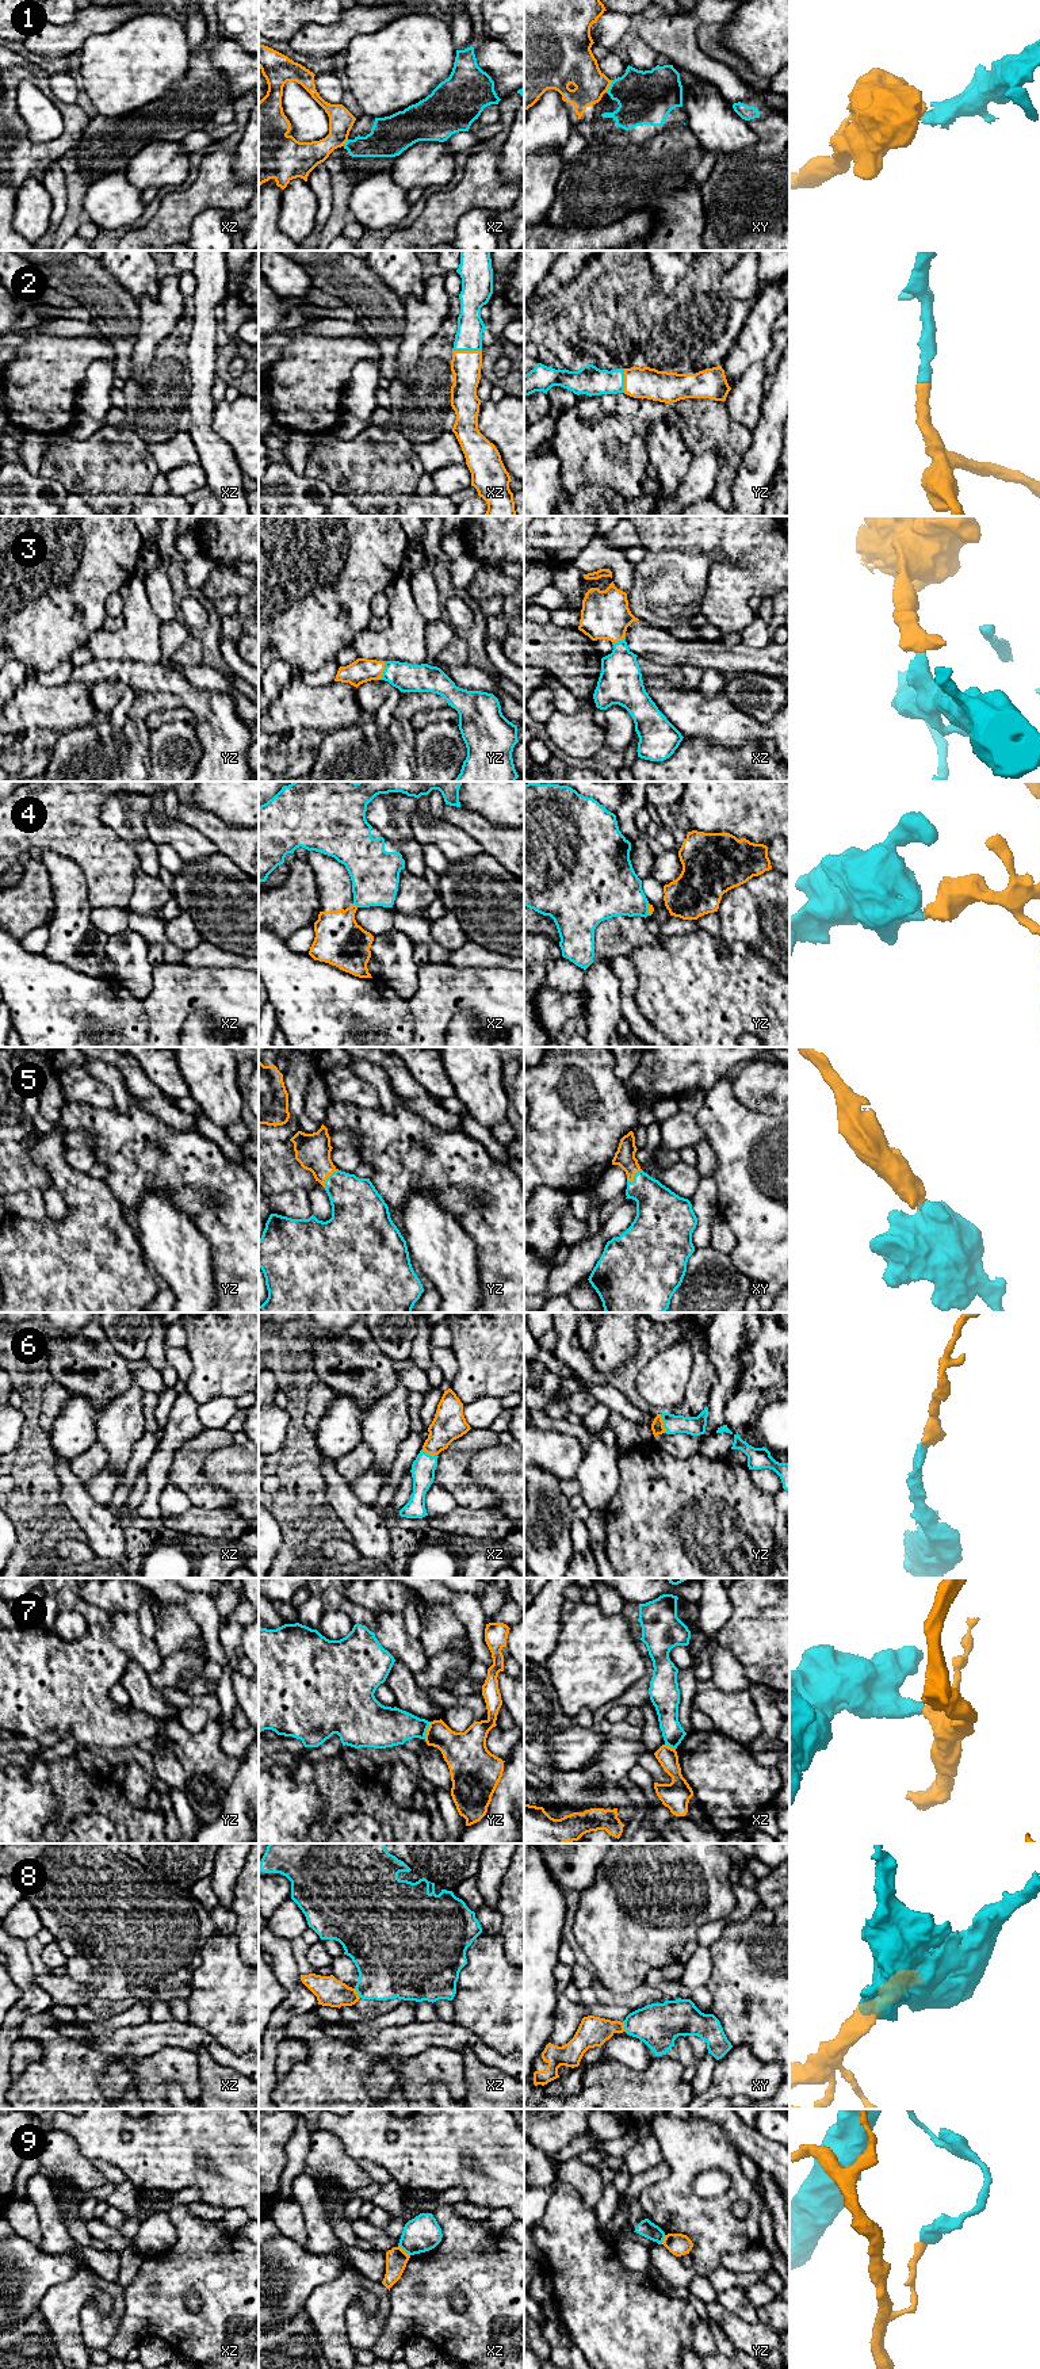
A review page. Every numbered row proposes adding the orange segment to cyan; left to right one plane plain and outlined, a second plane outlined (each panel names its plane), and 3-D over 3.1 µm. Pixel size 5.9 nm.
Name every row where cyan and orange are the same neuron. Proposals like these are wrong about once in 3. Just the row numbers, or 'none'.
2, 3, 5, 6, 8

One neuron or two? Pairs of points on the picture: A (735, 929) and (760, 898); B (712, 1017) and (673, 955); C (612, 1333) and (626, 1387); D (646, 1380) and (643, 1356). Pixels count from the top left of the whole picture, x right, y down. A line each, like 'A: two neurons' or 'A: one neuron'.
A: one neuron
B: one neuron
C: two neurons
D: two neurons

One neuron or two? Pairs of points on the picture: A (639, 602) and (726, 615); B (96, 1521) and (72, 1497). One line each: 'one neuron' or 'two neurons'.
A: two neurons
B: one neuron

